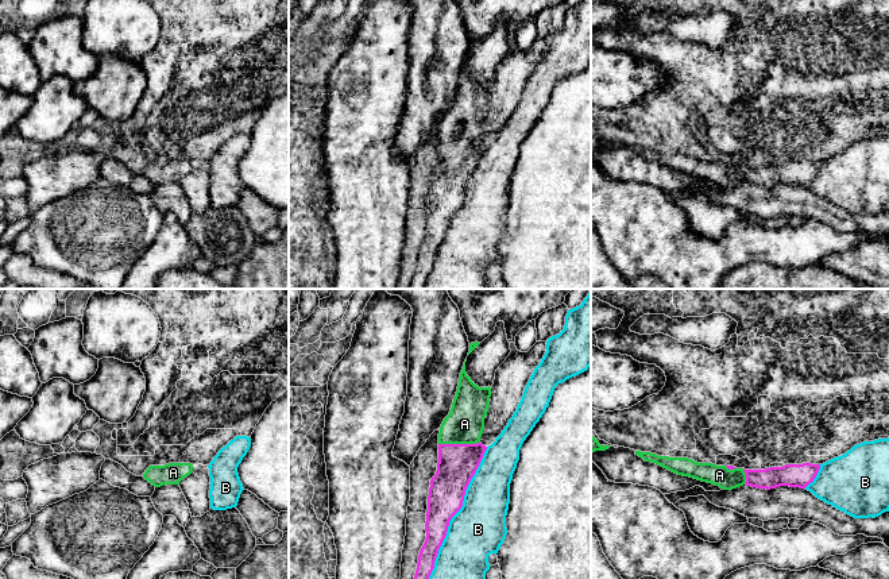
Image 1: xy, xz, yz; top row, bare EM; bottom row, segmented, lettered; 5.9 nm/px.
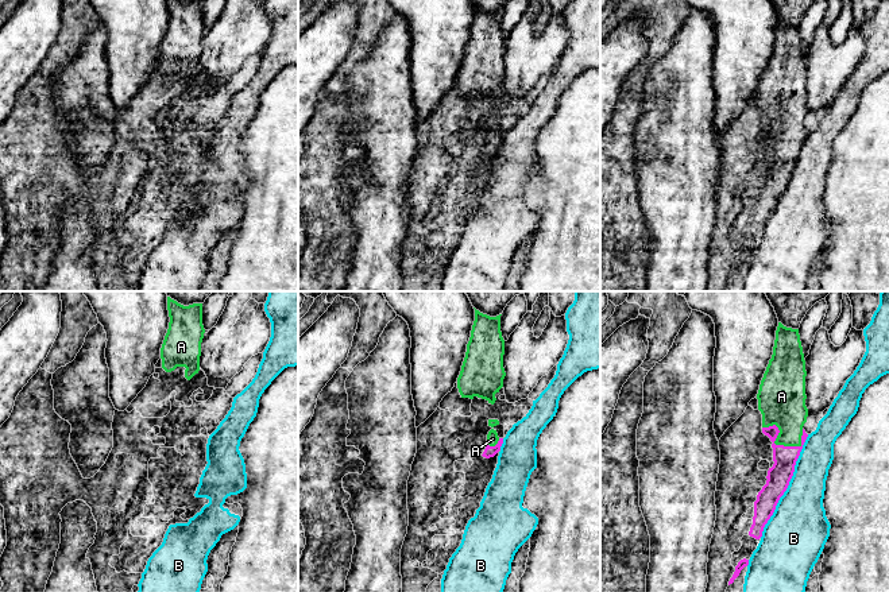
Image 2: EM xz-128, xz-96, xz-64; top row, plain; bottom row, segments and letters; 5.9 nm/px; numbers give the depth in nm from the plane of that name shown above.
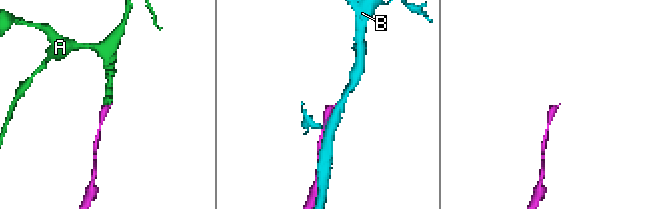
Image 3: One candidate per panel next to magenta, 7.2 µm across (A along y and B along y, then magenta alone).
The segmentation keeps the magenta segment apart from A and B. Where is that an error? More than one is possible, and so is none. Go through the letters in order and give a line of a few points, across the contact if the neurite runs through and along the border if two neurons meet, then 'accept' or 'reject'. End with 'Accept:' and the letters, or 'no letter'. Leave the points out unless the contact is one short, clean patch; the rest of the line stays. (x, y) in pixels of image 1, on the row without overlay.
A: line xz (457, 161), (459, 142), (459, 132), (464, 122); accept
B: reject
Accept: A

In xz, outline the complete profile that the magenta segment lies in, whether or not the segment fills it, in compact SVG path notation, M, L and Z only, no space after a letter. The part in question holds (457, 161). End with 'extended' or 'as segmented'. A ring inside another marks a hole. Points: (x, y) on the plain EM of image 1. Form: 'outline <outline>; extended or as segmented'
outline M465 59L449 112L438 131L438 161L430 177L426 236L418 252L410 289L424 289L434 266L449 219L461 206L465 188L487 147L480 140L491 85L479 85L465 70Z; extended

